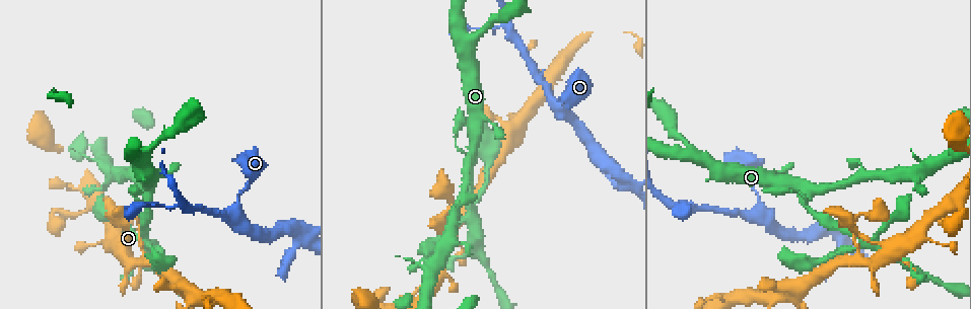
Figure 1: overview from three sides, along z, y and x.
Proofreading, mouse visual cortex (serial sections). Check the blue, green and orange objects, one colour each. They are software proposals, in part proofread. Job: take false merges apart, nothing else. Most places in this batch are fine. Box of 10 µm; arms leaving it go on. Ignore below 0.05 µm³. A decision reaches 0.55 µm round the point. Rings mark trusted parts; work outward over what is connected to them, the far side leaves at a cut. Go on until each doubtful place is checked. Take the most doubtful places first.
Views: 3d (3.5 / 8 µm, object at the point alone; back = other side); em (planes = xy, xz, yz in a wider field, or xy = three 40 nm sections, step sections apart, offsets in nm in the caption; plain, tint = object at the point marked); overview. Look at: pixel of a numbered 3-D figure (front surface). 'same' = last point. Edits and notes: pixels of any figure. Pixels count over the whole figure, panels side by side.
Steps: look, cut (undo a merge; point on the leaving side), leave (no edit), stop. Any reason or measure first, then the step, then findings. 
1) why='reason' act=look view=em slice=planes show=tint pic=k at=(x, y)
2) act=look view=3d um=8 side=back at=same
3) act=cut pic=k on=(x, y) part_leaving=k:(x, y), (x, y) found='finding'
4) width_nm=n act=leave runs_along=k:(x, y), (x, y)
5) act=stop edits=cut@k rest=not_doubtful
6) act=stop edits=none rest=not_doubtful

why='branch point' act=look view=3d um=3.5 pic=1 at=(150, 189)

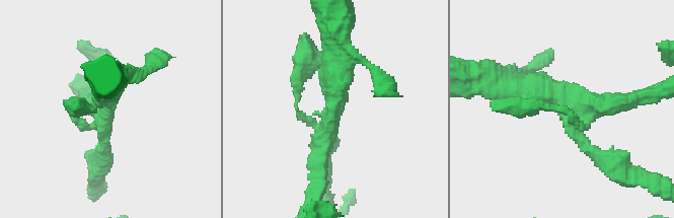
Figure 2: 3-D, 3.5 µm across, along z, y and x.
act=look view=em slice=planes show=tint pic=2 at=(107, 107)

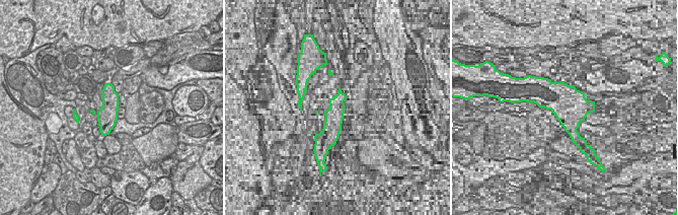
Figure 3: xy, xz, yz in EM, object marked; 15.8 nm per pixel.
width_nm=320 act=leave runs_along=2:(504, 84), (558, 96), (602, 161) found='all the same cell'

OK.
why='abrupt turn' act=look view=3d um=3.5 pic=1 at=(471, 208)

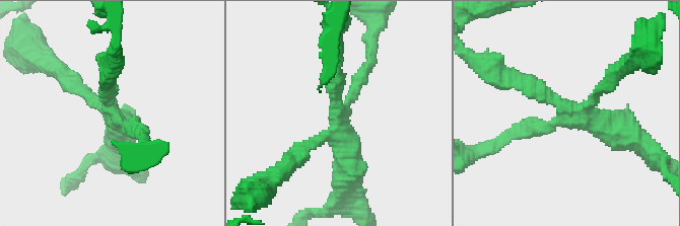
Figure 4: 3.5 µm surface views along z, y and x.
act=look view=em slice=planes show=tint pic=4 at=(337, 111)

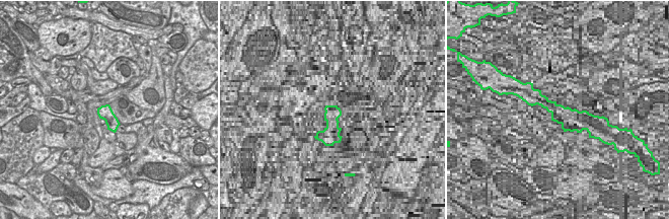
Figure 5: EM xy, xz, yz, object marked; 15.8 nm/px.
act=leave runs_along=4:(507, 77), (625, 133) found='all the same cell'

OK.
why='four arms meet' act=look view=3d um=3.5 pic=1 at=(298, 236)

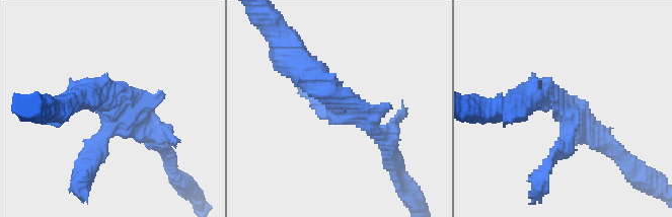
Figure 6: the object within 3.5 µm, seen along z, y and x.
arms=4 arm_widths_nm=200,250,250,350 act=look view=em slice=xy step=5 show=tint pic=6 at=(563, 111)

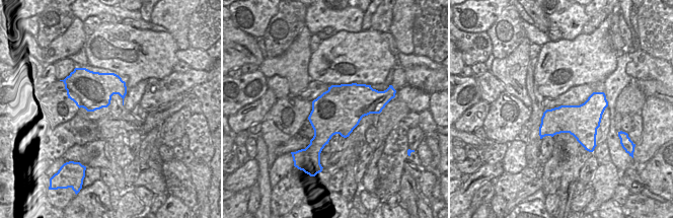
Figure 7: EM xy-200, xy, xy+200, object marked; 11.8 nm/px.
width_nm=550 act=leave runs_along=6:(519, 99), (545, 93), (569, 118), (545, 165) found='all the same cell'

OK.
act=stop edits=none rest=not_doubtful

